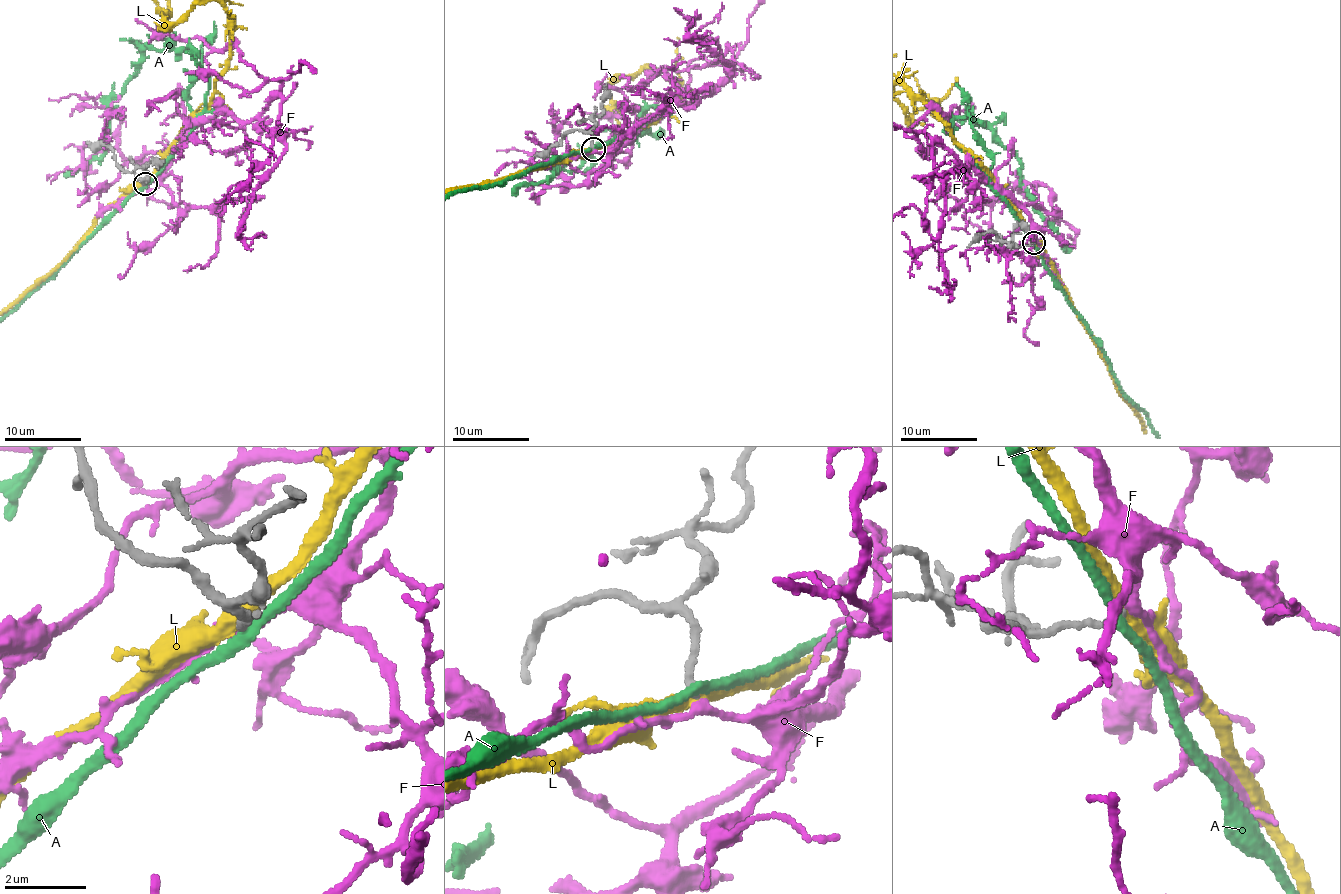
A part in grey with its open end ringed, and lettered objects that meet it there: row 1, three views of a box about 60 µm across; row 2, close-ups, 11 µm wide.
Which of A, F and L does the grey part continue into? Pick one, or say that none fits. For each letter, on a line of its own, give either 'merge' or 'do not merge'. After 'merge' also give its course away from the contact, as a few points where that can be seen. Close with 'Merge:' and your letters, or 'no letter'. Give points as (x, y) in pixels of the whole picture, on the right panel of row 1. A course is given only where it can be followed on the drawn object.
A: do not merge
F: merge
L: do not merge
Merge: F

